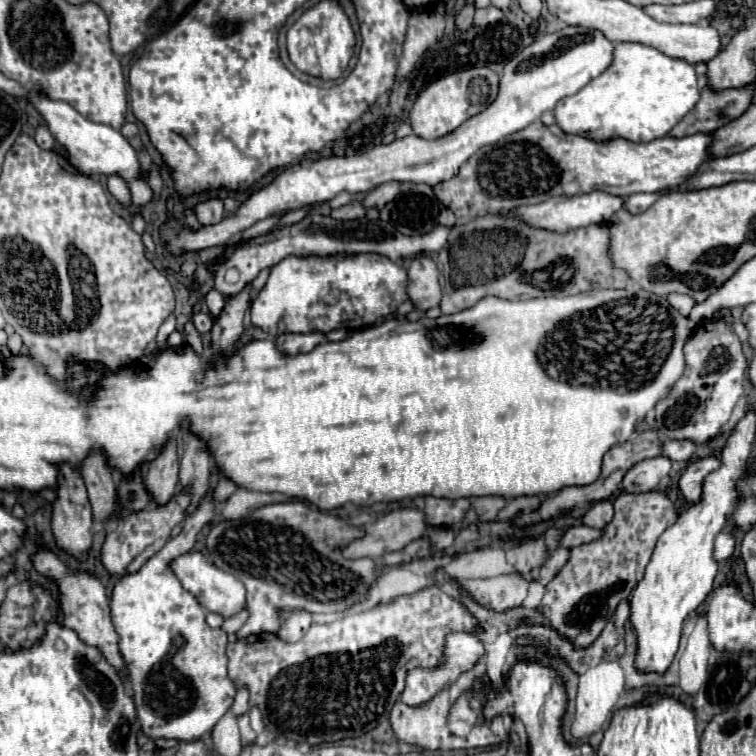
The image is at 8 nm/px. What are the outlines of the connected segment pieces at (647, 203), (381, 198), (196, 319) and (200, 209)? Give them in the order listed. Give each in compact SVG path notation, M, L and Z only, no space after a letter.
M635 193L635 195L631 195L631 197L625 201L625 207L627 207L631 213L643 213L643 211L647 211L647 209L655 203L657 197L659 197L659 195Z
M399 183L379 185L377 189L373 189L373 191L367 193L367 197L363 199L363 205L365 205L365 209L371 209L371 207L379 209L379 207L387 205L389 201L393 201L397 193L399 193Z
M199 311L199 313L193 315L193 323L195 323L195 327L197 327L199 333L207 333L211 329L211 325L213 325L213 319L211 319L211 315Z
M209 199L205 203L199 203L195 207L195 215L201 225L217 225L223 219L223 201L221 199Z

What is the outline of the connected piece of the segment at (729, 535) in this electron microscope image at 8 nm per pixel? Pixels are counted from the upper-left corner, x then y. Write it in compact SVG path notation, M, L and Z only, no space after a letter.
M731 529L723 531L717 535L717 541L715 541L715 559L717 561L725 561L727 557L731 557L735 551L735 535Z

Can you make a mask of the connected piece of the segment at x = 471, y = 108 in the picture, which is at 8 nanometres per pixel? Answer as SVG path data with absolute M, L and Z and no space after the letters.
M471 67L459 73L451 73L447 77L433 81L429 87L425 87L419 93L409 113L409 123L417 137L423 137L429 141L445 137L447 133L455 131L459 125L463 125L463 121L487 109L487 105L495 101L497 89L499 89L499 77L487 67Z

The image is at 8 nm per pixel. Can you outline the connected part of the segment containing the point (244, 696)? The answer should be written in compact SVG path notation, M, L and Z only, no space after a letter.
M239 685L237 689L237 695L235 695L235 701L233 701L233 713L235 715L241 715L245 711L249 711L249 689L245 685Z

